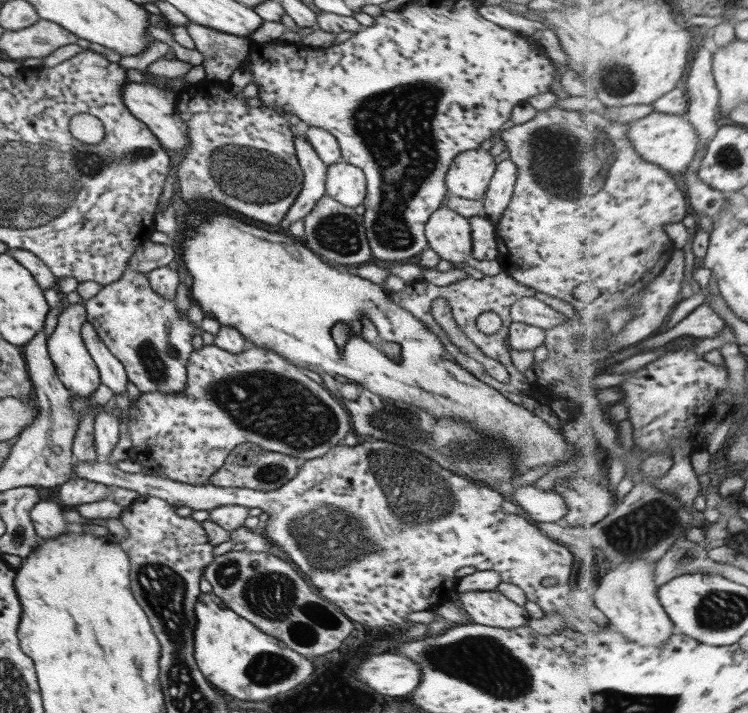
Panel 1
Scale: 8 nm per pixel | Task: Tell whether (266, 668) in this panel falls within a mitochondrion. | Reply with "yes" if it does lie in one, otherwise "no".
yes

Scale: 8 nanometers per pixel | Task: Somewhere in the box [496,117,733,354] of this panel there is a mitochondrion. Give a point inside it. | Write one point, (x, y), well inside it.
(549, 145)

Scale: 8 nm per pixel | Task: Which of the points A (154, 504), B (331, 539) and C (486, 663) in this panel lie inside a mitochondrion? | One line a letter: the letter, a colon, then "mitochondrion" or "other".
A: other
B: mitochondrion
C: mitochondrion

